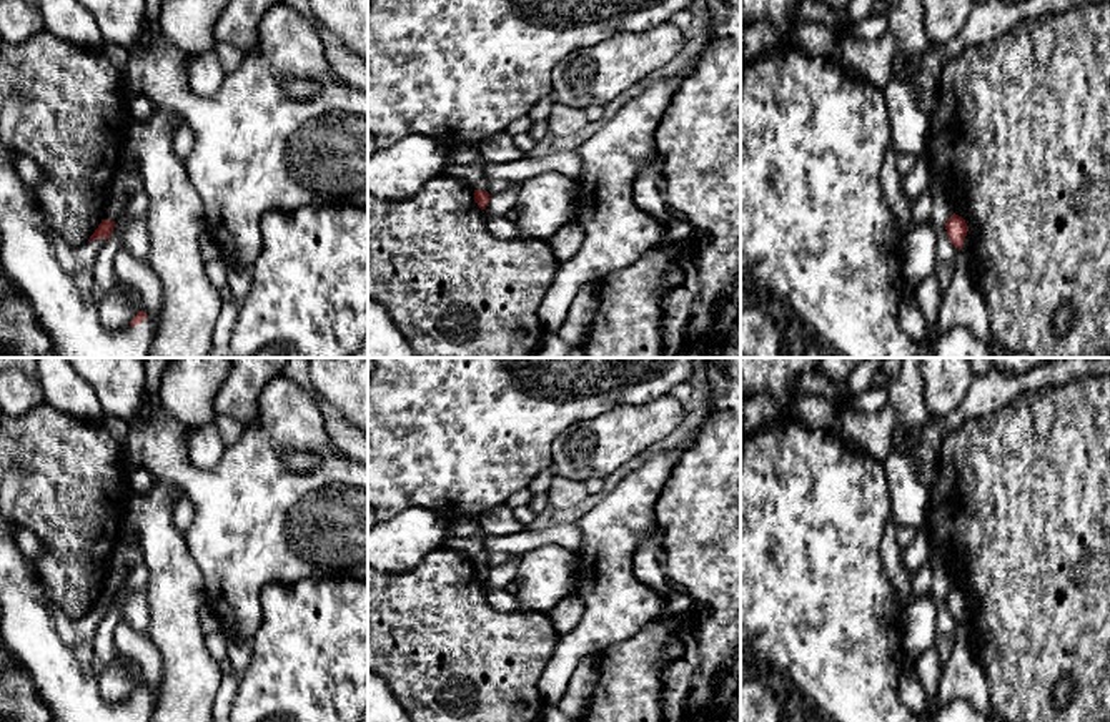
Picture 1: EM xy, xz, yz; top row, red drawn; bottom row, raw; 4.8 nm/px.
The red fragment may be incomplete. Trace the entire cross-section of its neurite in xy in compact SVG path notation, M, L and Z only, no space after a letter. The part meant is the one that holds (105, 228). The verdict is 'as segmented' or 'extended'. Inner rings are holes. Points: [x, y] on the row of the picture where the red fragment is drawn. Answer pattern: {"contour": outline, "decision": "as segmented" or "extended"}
{"contour": "M0 141L2 263L33 306L37 319L52 338L58 358L150 358L158 316L138 311L128 326L111 331L102 326L92 294L95 258L113 233L115 221L102 220L87 243L68 245L48 226L33 188L25 185L17 173L17 155L15 146Z", "decision": "extended"}

